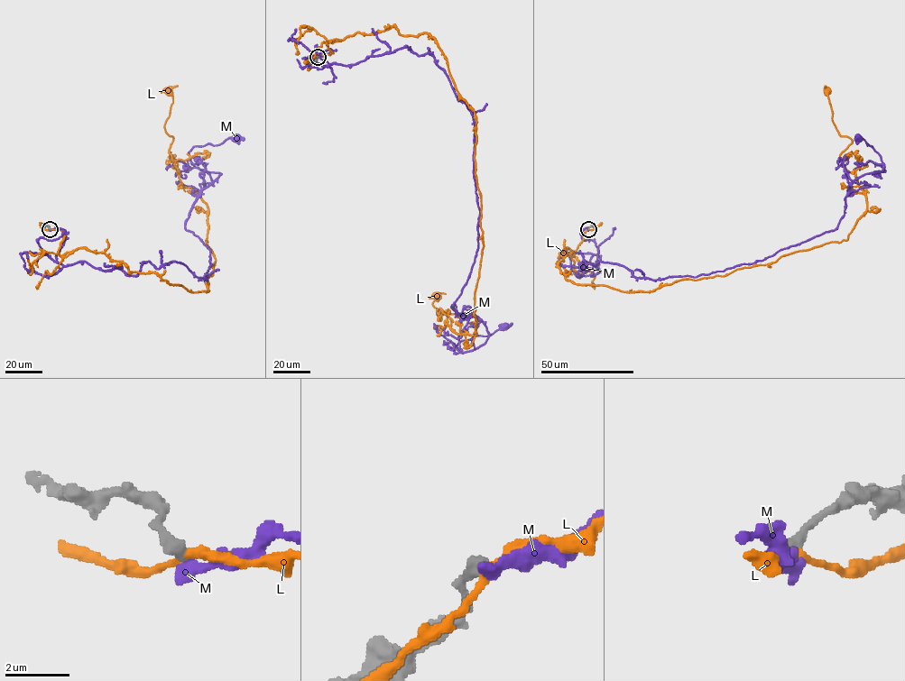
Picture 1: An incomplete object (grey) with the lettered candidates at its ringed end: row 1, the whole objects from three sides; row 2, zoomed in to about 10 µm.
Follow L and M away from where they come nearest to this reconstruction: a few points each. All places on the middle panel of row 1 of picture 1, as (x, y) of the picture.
L: (318, 57), (358, 32), (429, 33), (474, 111), (475, 335), (438, 317), (436, 294)
M: (318, 57), (405, 47), (443, 71), (474, 122), (479, 209), (453, 305), (489, 334), (457, 348), (503, 326)

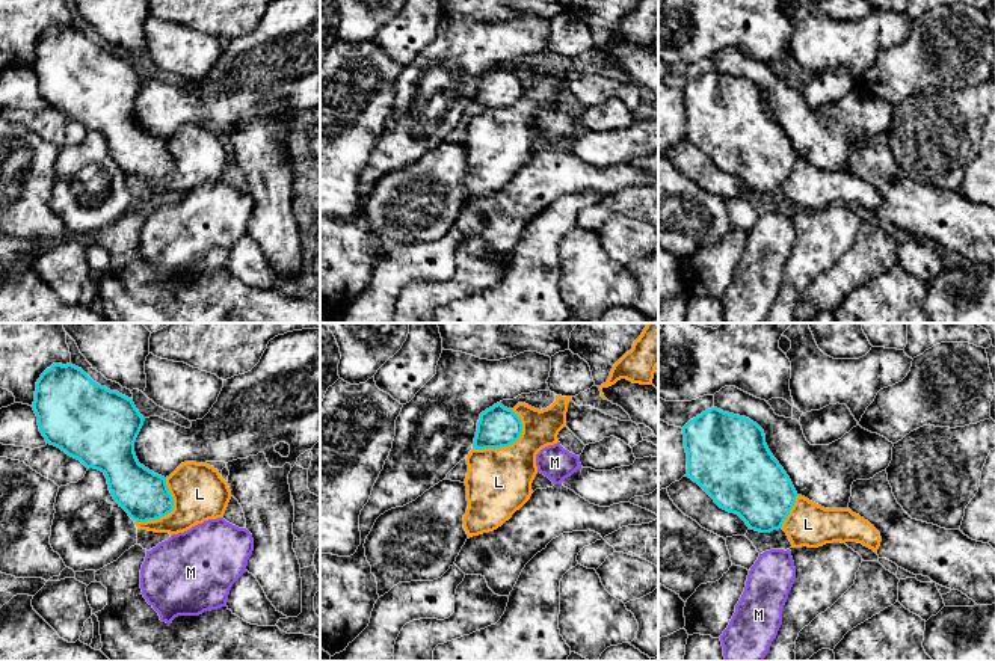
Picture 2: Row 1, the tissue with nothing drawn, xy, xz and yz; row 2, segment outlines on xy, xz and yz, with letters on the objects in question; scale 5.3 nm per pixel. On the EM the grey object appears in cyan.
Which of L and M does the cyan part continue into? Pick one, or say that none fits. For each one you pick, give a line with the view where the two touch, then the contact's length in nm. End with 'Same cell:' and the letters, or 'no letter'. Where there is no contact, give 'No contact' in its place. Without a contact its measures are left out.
Same cell: no letter

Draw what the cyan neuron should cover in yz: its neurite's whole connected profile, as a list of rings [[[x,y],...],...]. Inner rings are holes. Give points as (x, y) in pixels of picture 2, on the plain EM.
[[[711,69],[682,89],[687,115],[687,139],[698,145],[714,164],[738,177],[750,192],[770,195],[782,190],[797,154],[770,115],[764,92],[746,78]]]

